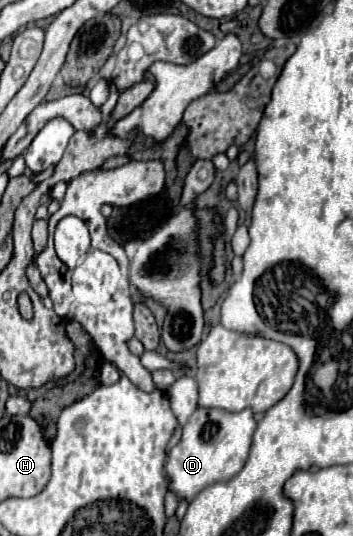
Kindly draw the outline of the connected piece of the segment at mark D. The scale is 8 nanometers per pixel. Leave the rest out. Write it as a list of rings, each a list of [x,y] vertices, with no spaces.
[[[197,408],[189,422],[183,426],[183,436],[175,448],[171,448],[165,462],[165,474],[169,478],[169,490],[173,490],[179,500],[193,500],[203,488],[215,482],[231,480],[245,464],[253,440],[257,420],[251,408],[241,412],[227,412],[221,408]]]

